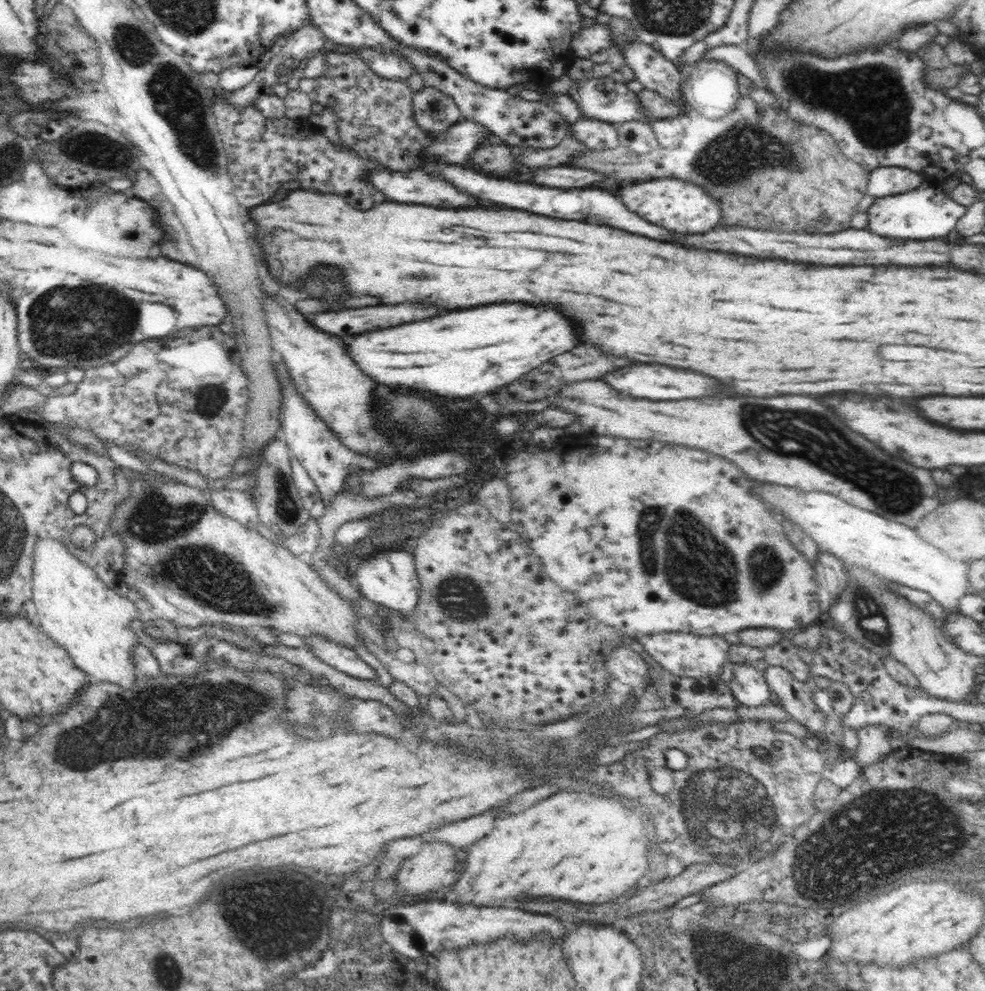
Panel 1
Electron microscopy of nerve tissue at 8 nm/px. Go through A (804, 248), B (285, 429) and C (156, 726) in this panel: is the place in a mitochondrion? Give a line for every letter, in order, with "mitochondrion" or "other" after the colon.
A: other
B: other
C: mitochondrion

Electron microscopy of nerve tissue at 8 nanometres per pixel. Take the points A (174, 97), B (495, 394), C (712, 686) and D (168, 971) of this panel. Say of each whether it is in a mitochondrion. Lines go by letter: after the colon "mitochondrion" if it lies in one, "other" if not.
A: mitochondrion
B: other
C: other
D: mitochondrion

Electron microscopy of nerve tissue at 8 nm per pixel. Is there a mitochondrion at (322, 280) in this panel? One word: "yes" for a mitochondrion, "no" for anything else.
yes

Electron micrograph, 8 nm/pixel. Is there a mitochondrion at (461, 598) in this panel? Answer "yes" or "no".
yes

